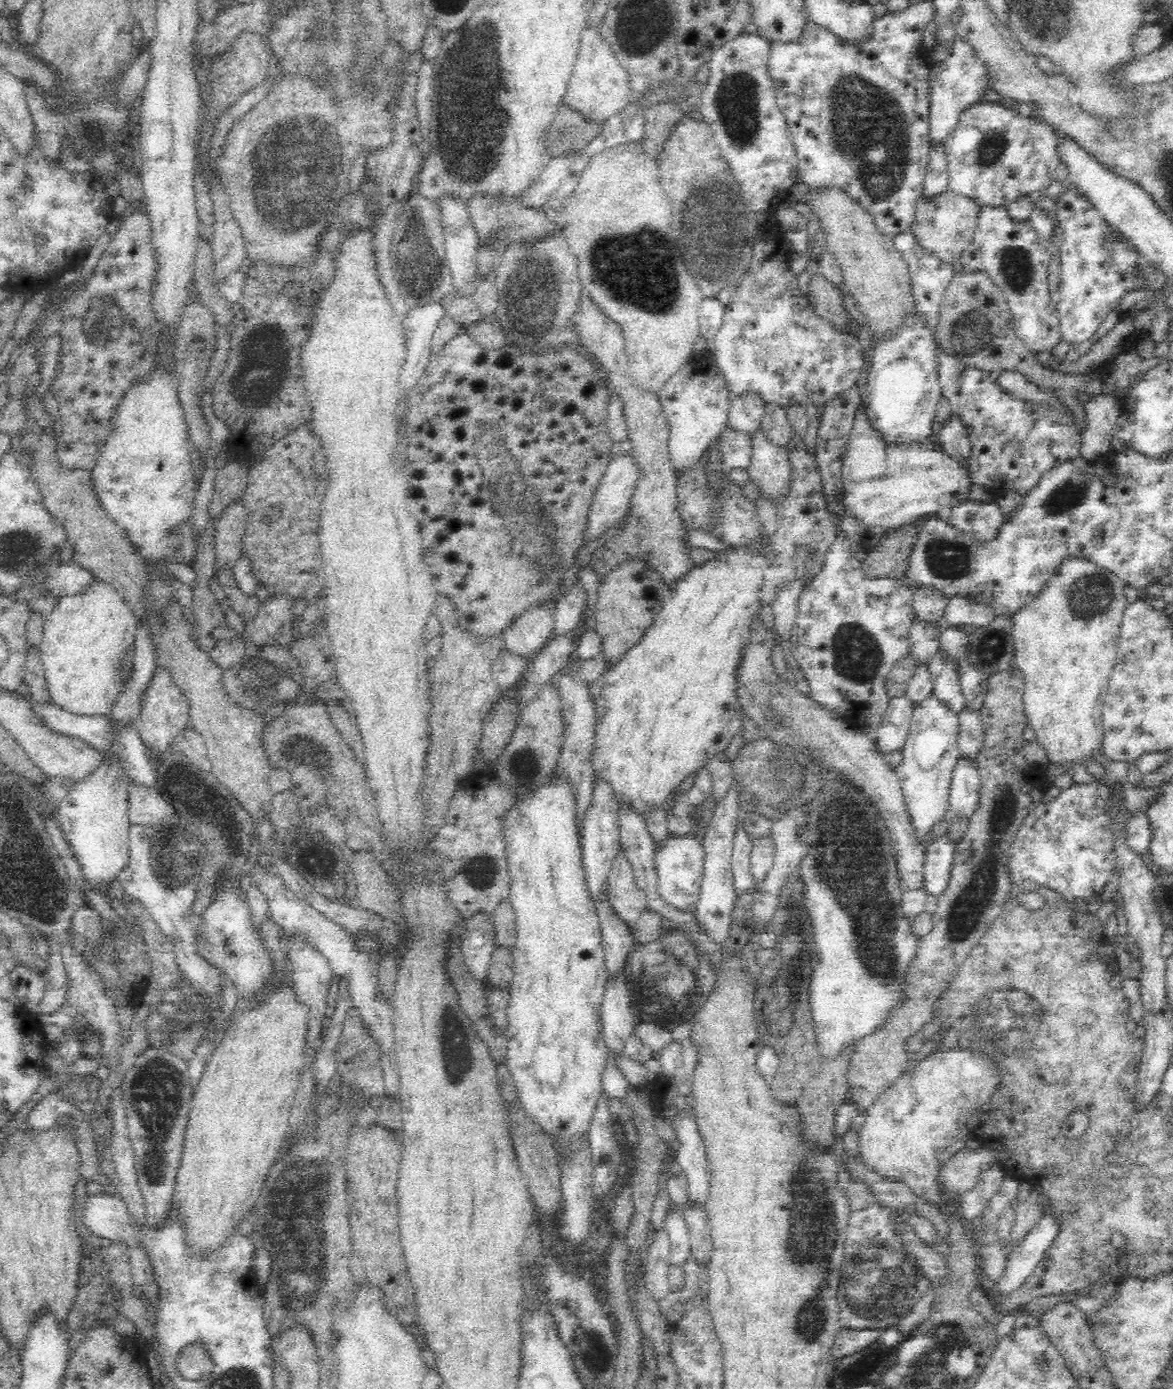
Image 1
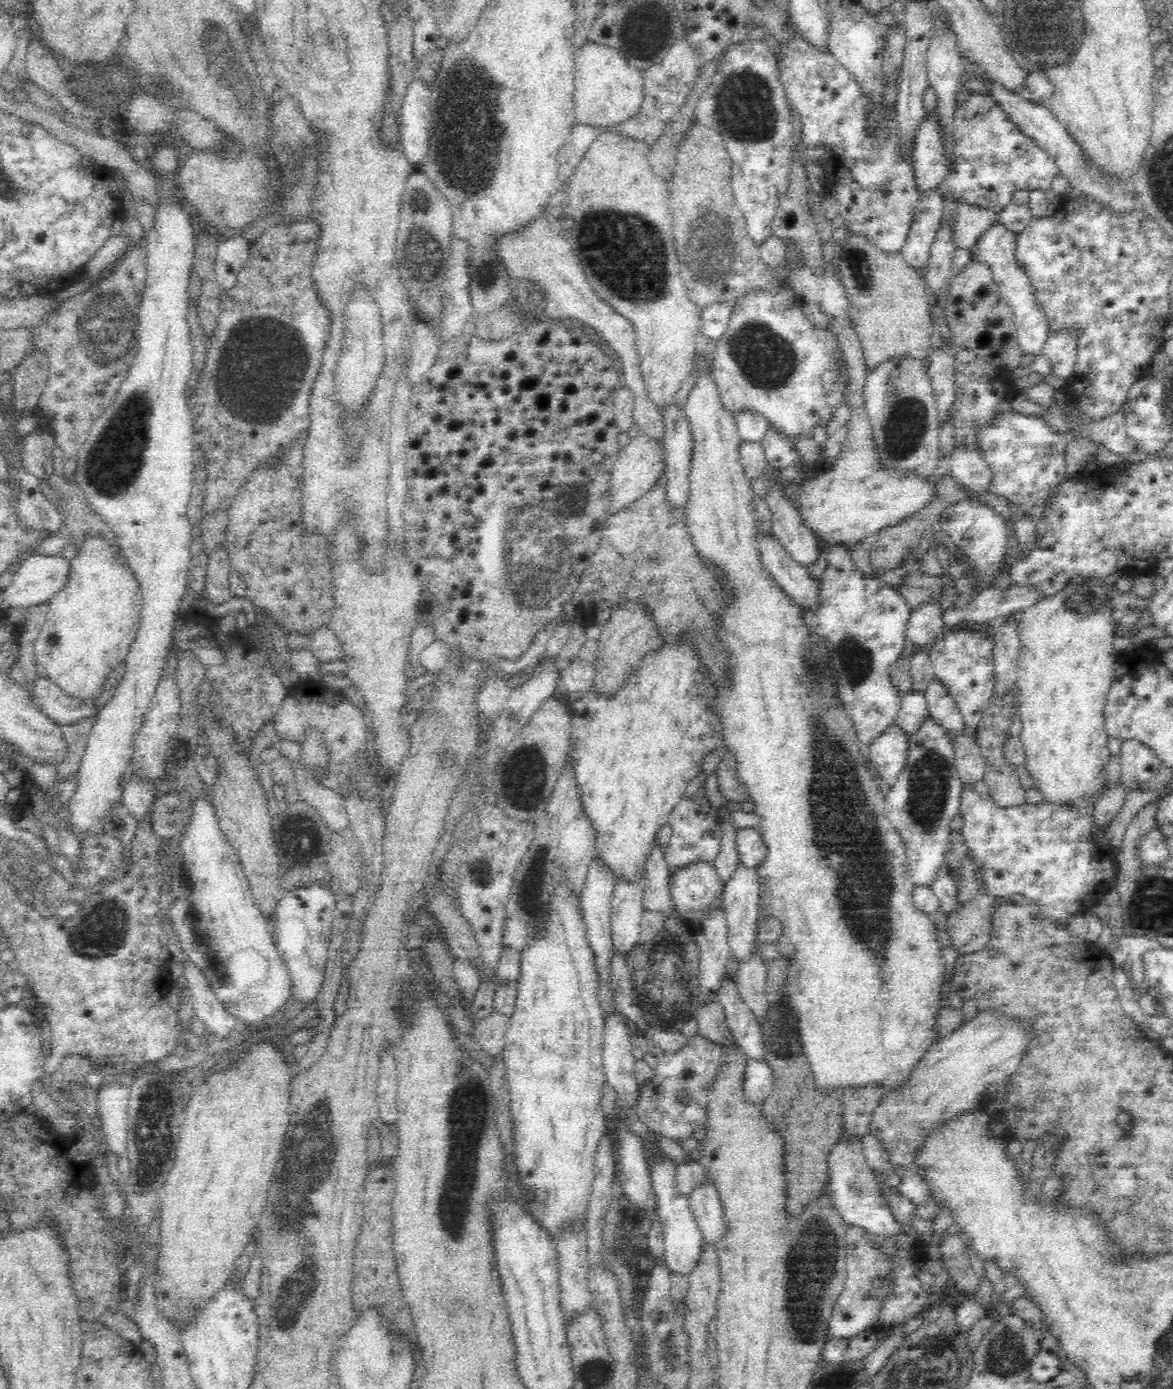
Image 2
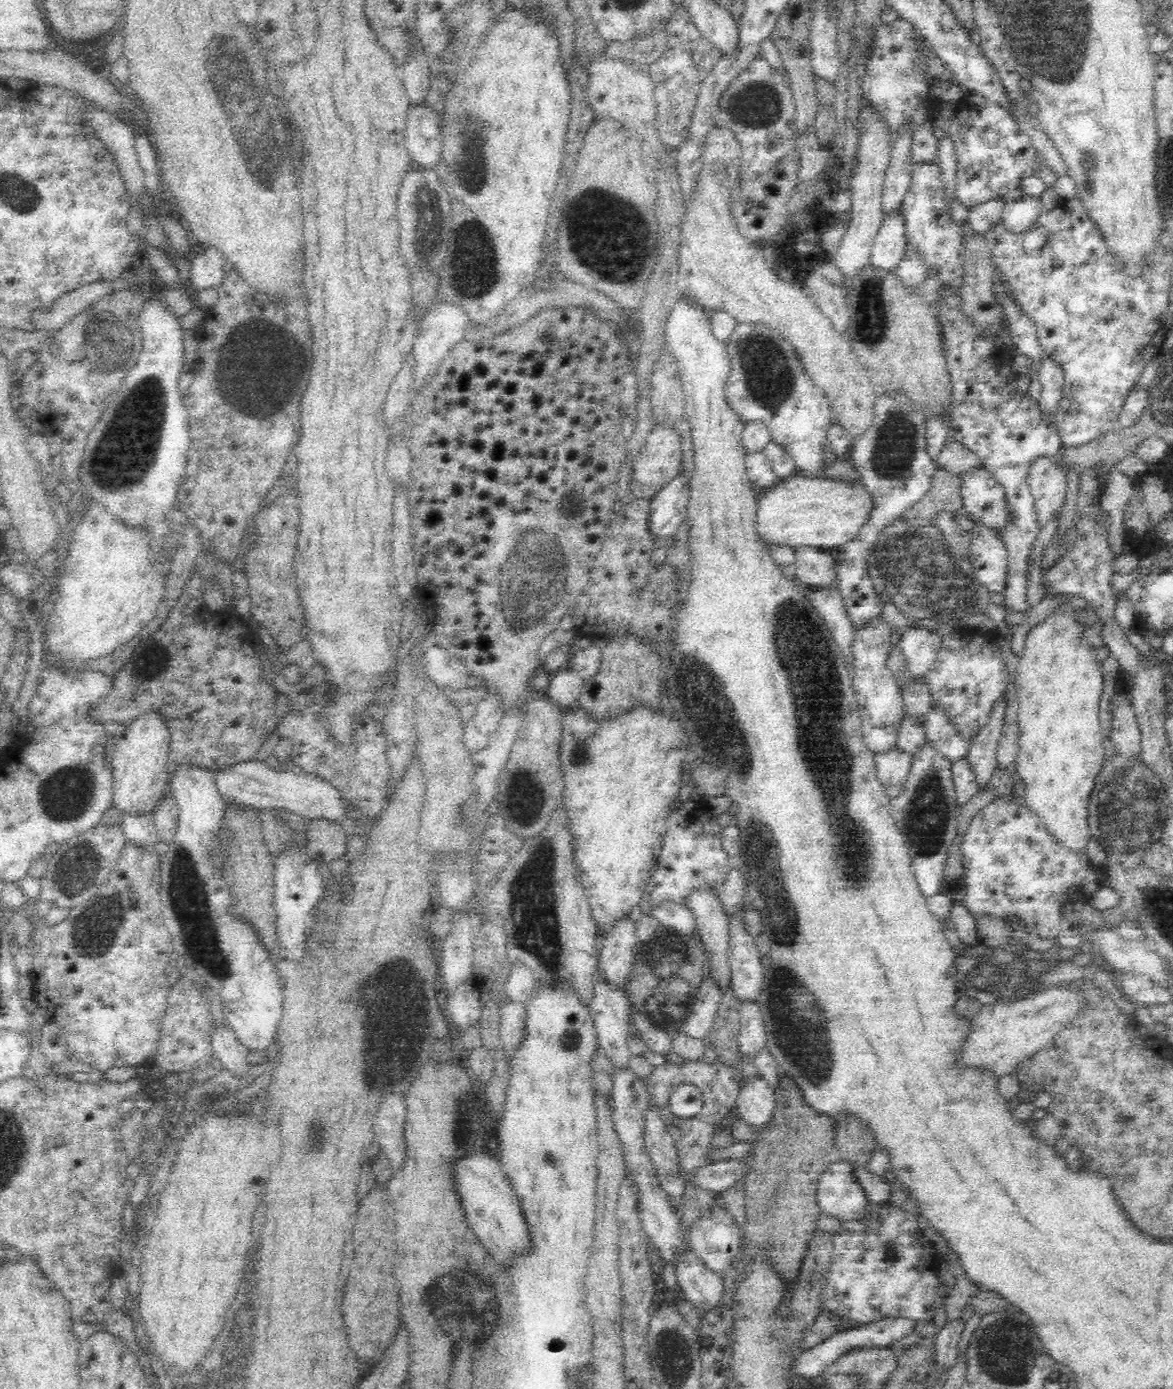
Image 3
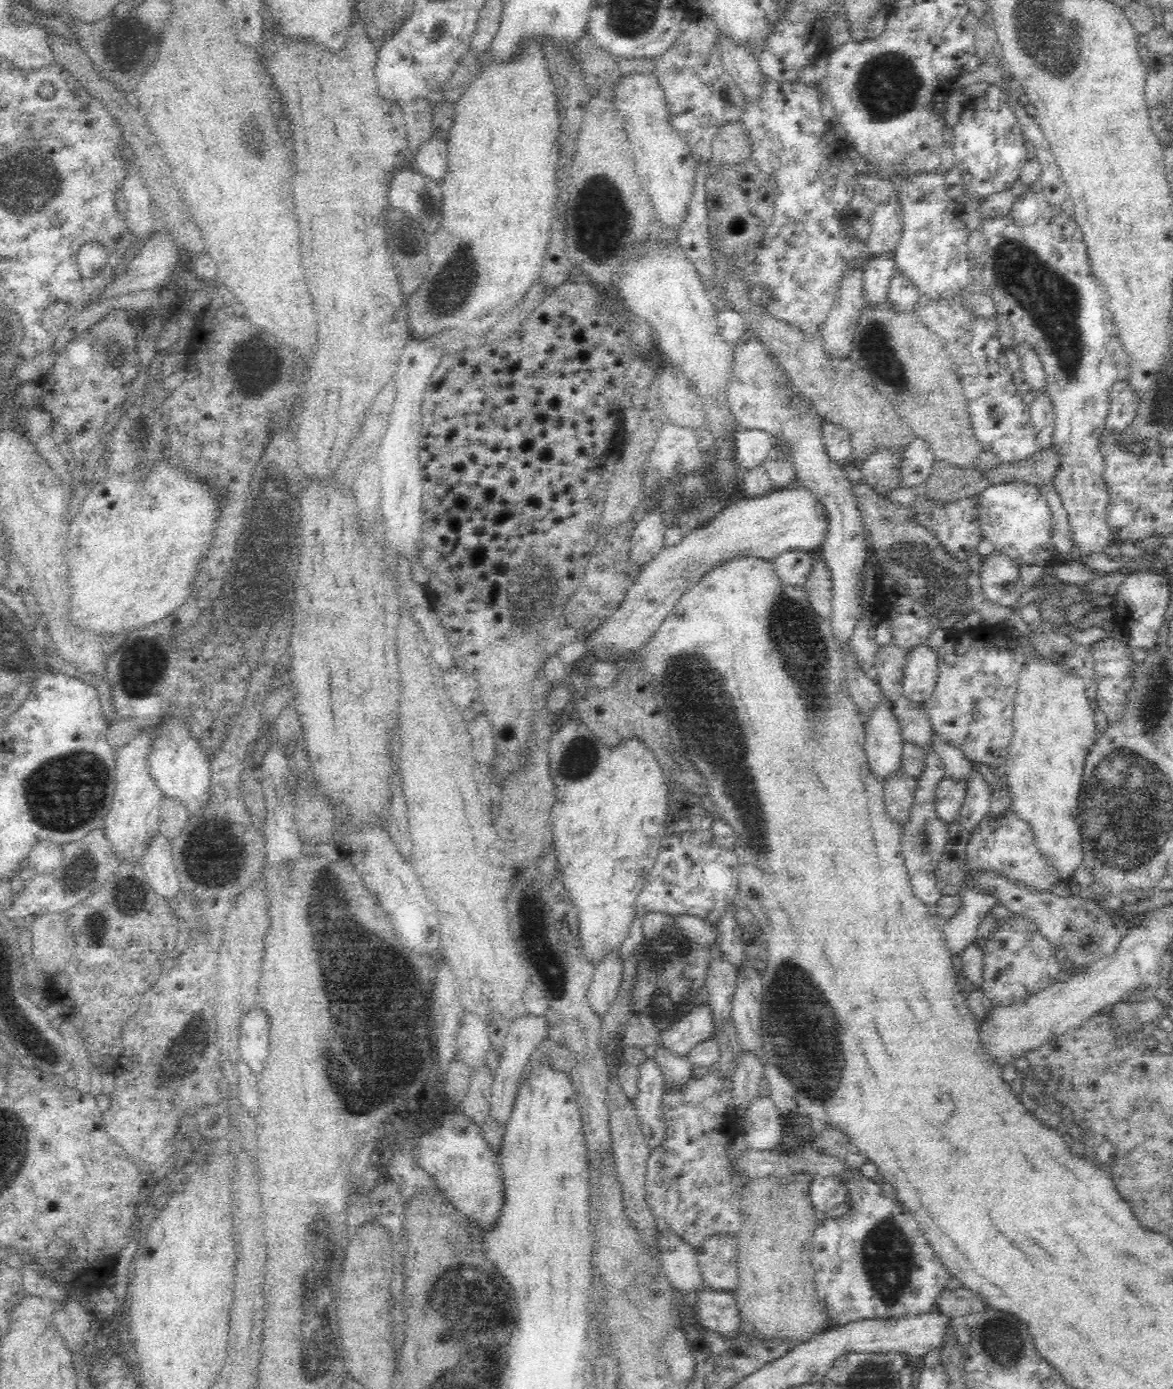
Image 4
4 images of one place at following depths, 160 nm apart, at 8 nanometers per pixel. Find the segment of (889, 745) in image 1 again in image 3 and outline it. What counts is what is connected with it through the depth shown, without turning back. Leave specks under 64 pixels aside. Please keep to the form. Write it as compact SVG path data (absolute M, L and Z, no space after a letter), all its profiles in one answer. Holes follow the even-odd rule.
M898 749L887 755L875 758L875 775L884 787L889 802L901 797L911 771L912 758L900 753Z

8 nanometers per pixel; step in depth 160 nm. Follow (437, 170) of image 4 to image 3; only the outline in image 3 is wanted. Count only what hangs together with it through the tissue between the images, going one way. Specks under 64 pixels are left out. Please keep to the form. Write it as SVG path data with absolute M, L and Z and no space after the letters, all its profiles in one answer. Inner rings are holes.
M424 106L409 110L405 145L415 168L435 170L435 166L443 159L443 135L441 134L440 117L430 107Z

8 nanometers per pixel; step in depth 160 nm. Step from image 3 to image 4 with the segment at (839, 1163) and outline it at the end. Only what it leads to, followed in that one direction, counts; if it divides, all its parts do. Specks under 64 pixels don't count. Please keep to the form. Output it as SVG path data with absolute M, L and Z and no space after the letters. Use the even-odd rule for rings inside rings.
M829 1172L812 1175L807 1189L806 1197L820 1216L831 1215L835 1206L846 1199L841 1179Z

